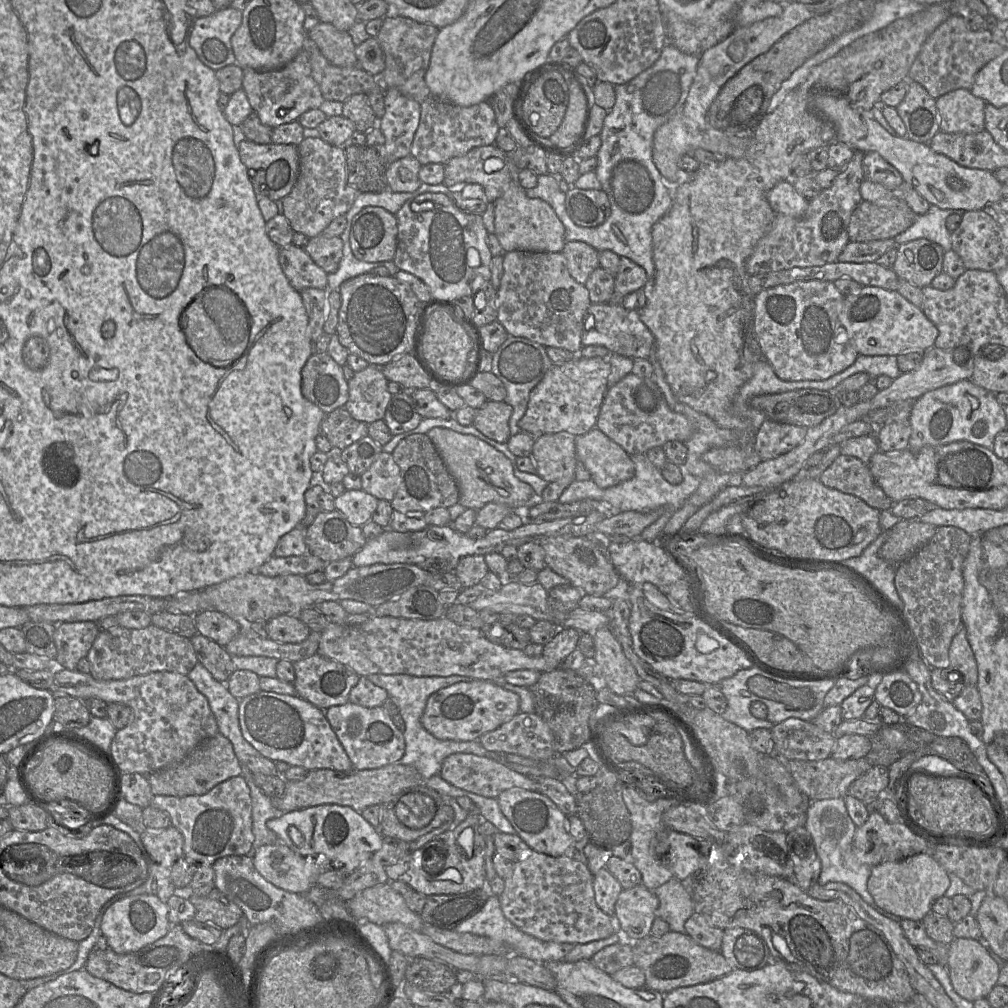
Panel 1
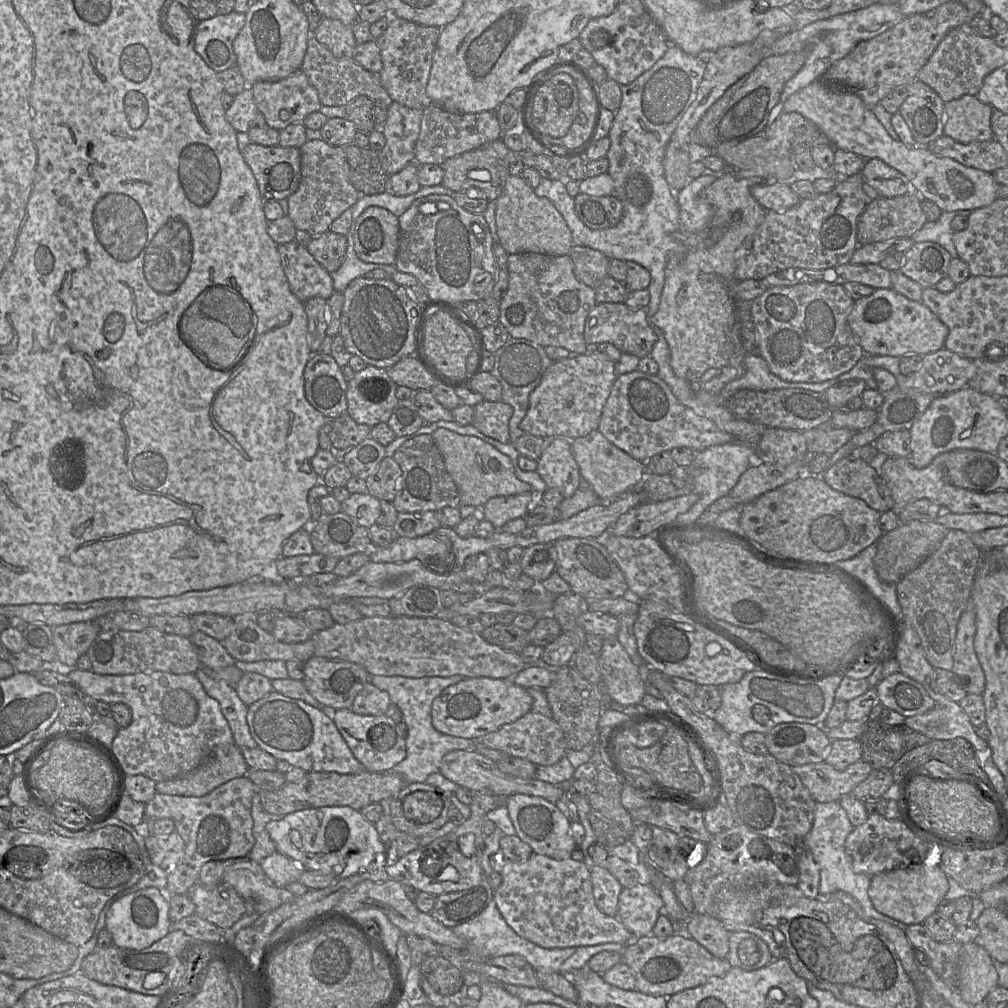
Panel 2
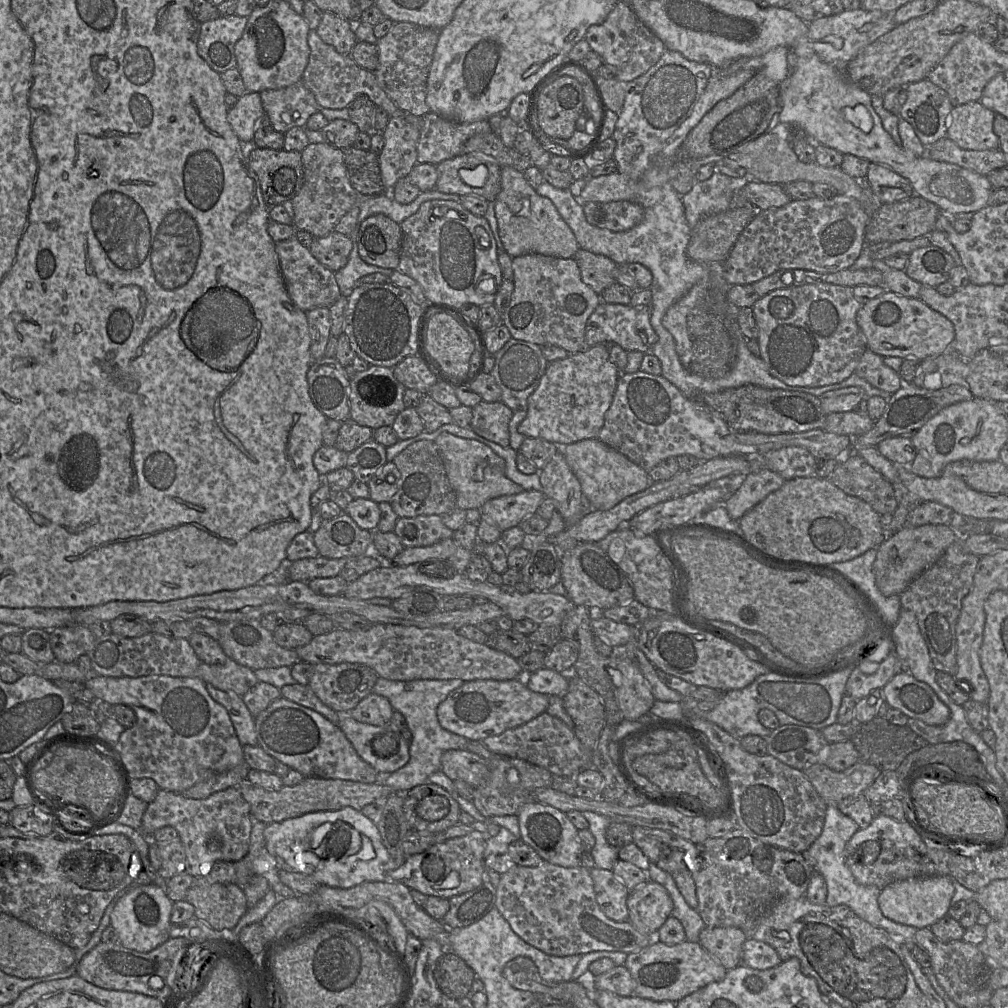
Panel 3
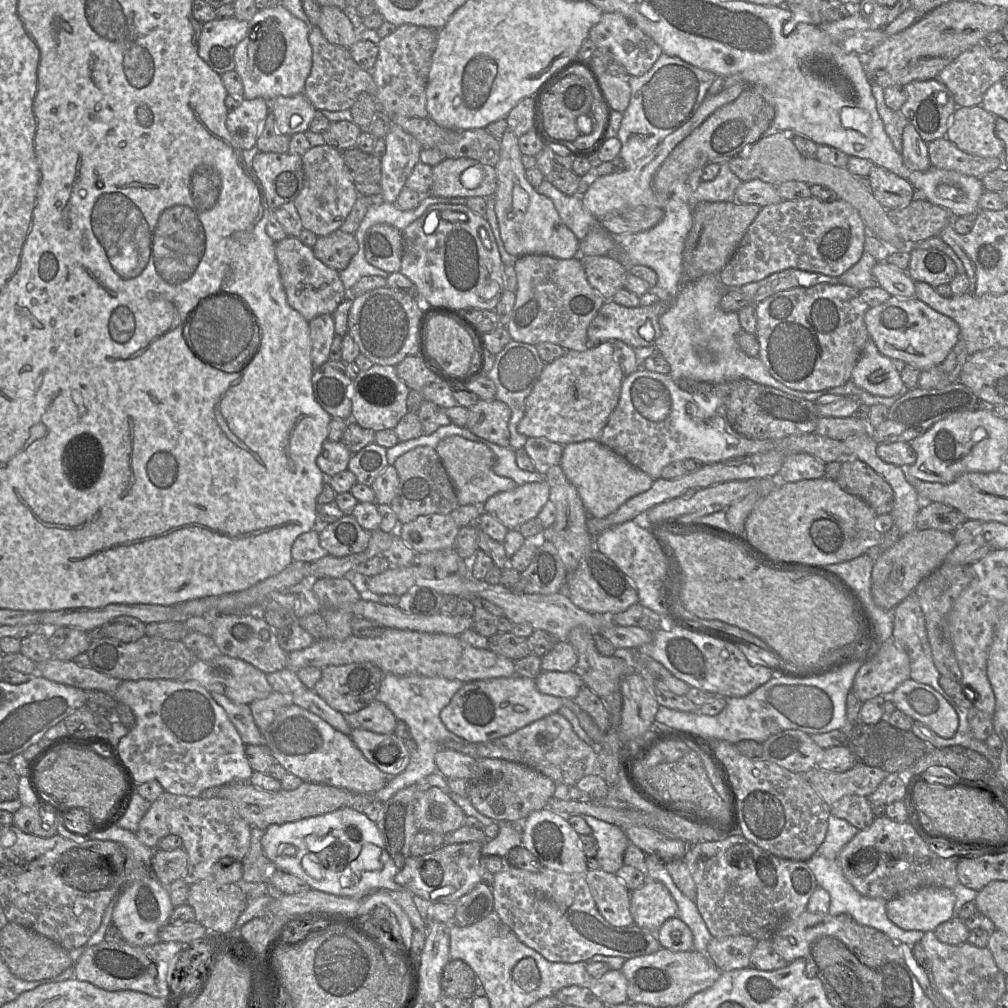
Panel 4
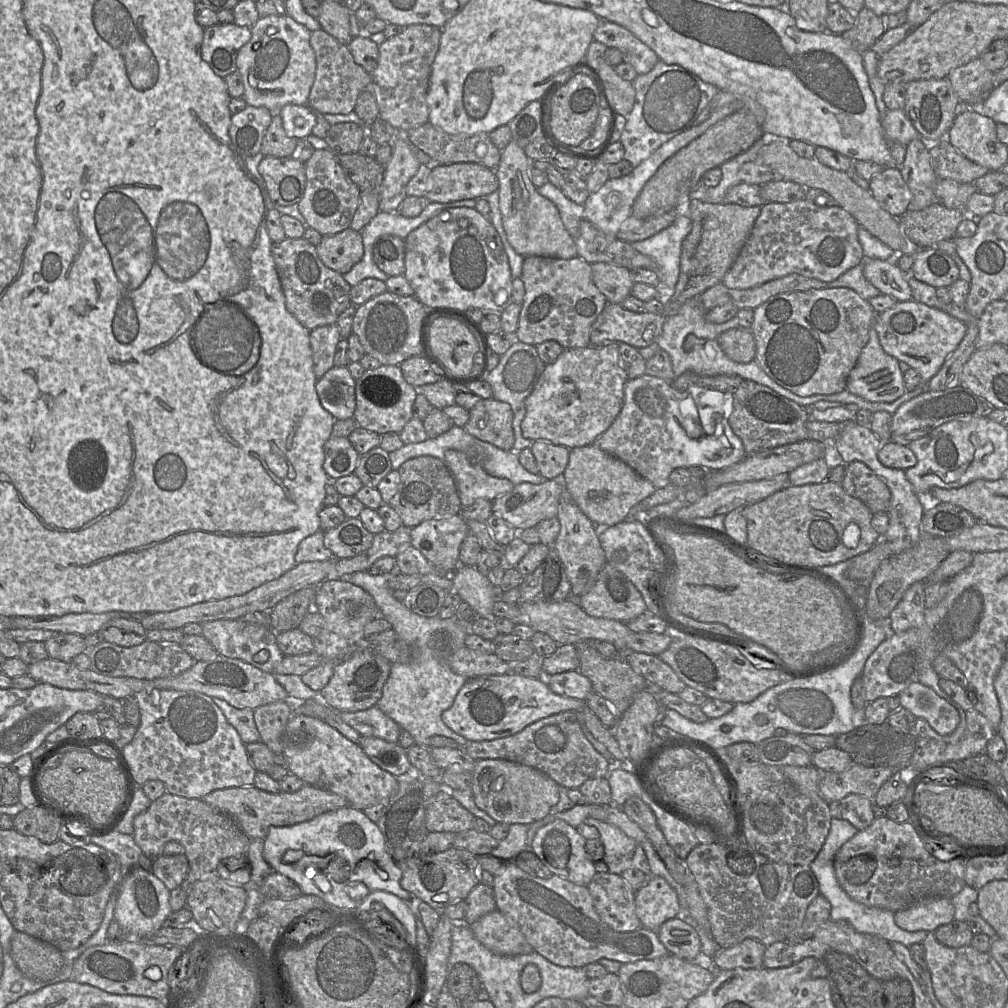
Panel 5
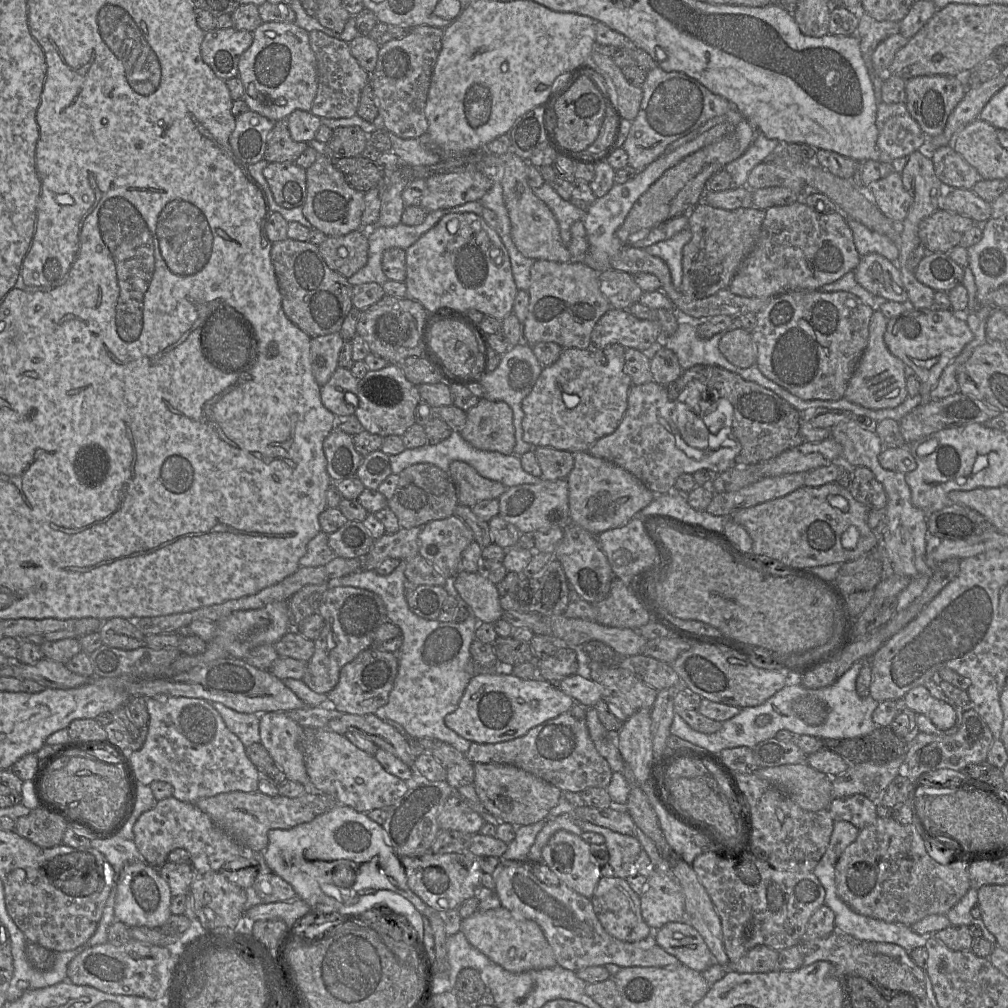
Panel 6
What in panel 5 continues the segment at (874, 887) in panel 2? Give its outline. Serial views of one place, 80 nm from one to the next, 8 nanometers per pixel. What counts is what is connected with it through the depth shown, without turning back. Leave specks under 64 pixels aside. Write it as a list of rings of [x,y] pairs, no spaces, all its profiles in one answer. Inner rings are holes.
[[[926,897],[911,906],[894,912],[894,920],[901,929],[933,932],[954,920],[954,905],[948,897]]]

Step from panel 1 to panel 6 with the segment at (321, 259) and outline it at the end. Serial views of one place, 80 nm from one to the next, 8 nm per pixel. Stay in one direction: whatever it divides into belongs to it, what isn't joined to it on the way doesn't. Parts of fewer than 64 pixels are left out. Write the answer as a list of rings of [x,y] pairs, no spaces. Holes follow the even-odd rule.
[[[361,230],[343,236],[328,236],[318,245],[318,249],[328,267],[346,279],[368,261],[368,238]]]

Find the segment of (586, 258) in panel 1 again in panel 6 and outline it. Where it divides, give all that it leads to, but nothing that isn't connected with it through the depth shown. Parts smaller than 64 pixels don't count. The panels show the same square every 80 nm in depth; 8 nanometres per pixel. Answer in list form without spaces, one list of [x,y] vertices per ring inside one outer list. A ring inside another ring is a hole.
[[[613,268],[599,273],[599,281],[601,292],[613,308],[628,309],[643,293],[631,274]]]

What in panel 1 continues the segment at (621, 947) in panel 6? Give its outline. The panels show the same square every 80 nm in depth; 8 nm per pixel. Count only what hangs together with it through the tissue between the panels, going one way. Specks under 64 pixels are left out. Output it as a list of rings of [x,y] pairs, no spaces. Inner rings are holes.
[[[529,849],[521,860],[514,862],[512,873],[504,879],[504,890],[498,896],[501,909],[506,918],[522,932],[542,941],[586,944],[608,938],[621,932],[620,924],[614,915],[604,913],[596,904],[593,878],[586,863],[568,856],[553,857]]]

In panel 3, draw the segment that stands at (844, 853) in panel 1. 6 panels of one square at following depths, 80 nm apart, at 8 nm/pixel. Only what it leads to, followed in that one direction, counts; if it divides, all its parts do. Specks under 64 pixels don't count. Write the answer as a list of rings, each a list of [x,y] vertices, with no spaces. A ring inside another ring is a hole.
[[[837,805],[827,806],[825,821],[820,836],[803,852],[804,858],[813,867],[814,871],[821,874],[827,885],[826,905],[848,906],[858,917],[873,926],[886,930],[891,936],[901,942],[913,942],[917,928],[899,924],[885,917],[878,905],[878,896],[881,889],[873,885],[858,883],[846,865],[844,849],[853,834],[860,827],[849,816],[843,814]]]

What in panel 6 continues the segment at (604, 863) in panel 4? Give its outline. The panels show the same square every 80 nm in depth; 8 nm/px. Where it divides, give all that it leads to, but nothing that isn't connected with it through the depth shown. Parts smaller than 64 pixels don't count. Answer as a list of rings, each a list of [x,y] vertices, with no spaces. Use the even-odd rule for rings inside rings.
[[[575,818],[575,823],[582,832],[598,833],[605,838],[605,845],[609,852],[608,865],[611,866],[611,871],[615,876],[626,879],[638,873],[636,861],[642,851],[642,846],[636,836],[614,832],[582,819]]]

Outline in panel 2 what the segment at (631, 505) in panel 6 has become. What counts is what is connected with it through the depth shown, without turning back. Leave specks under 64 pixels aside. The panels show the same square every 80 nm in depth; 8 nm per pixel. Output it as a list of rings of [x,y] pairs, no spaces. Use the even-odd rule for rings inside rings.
[[[598,429],[571,440],[571,447],[580,476],[589,483],[590,488],[602,501],[612,501],[631,491],[643,478],[645,463],[615,446]]]

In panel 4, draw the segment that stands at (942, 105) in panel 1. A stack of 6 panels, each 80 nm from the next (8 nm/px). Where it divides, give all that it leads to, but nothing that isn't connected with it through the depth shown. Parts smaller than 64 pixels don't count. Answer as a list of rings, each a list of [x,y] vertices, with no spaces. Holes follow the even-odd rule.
[[[981,105],[957,107],[945,137],[966,153],[1002,158],[1004,144],[995,134],[995,120]]]

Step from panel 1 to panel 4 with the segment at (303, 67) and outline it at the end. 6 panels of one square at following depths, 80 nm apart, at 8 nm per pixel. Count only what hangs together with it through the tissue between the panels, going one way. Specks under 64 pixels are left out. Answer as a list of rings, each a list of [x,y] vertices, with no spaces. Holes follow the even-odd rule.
[[[304,93],[275,97],[268,100],[268,108],[274,116],[276,131],[285,135],[305,133],[317,111]]]

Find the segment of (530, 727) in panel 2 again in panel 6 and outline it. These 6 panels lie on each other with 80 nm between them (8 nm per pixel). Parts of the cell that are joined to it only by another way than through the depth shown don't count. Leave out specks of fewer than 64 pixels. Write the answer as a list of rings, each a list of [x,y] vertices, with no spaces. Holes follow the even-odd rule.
[[[575,703],[567,712],[530,729],[513,740],[480,744],[471,743],[465,754],[471,763],[513,765],[556,786],[562,792],[580,793],[591,787],[607,789],[613,771],[595,748],[586,723],[586,707]]]

